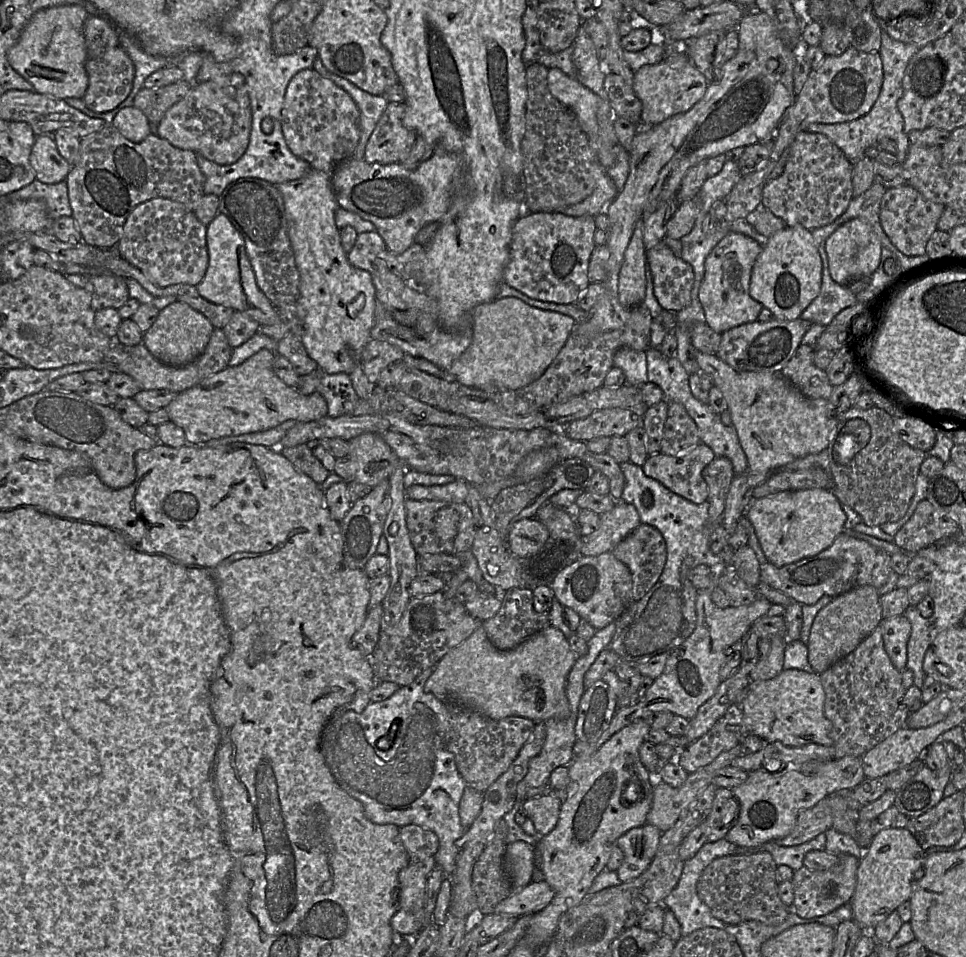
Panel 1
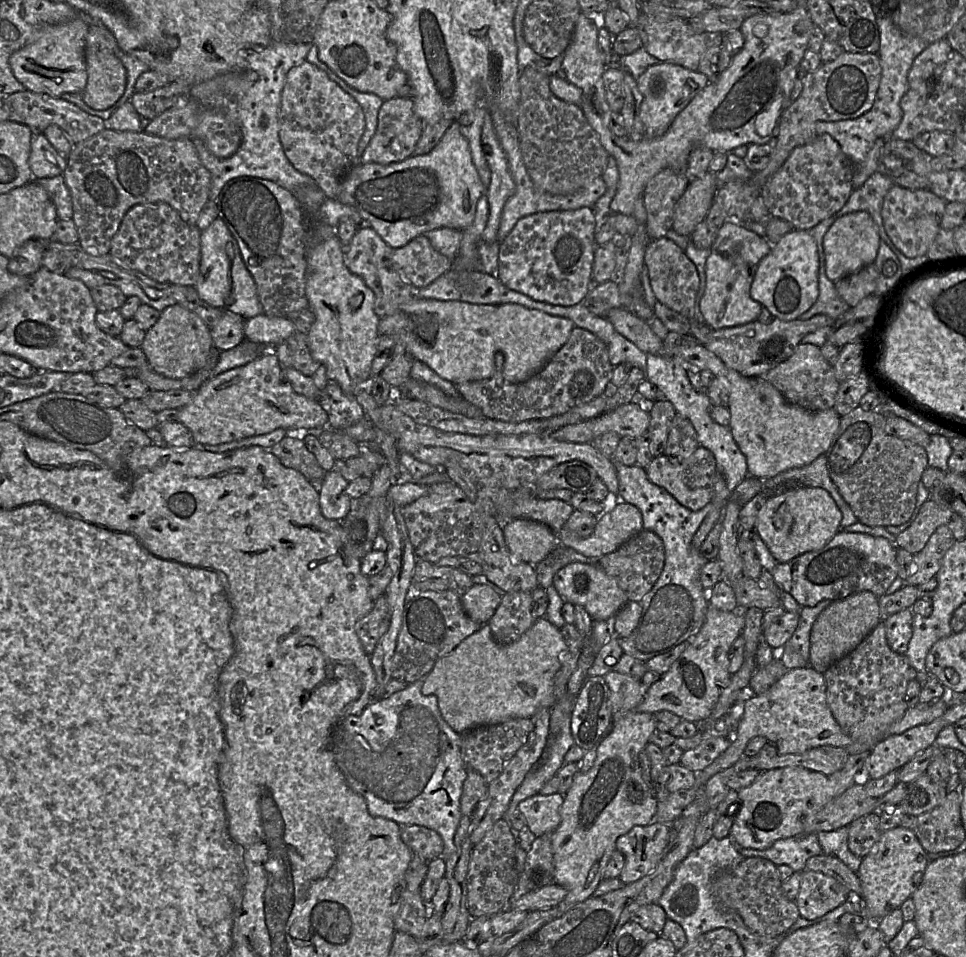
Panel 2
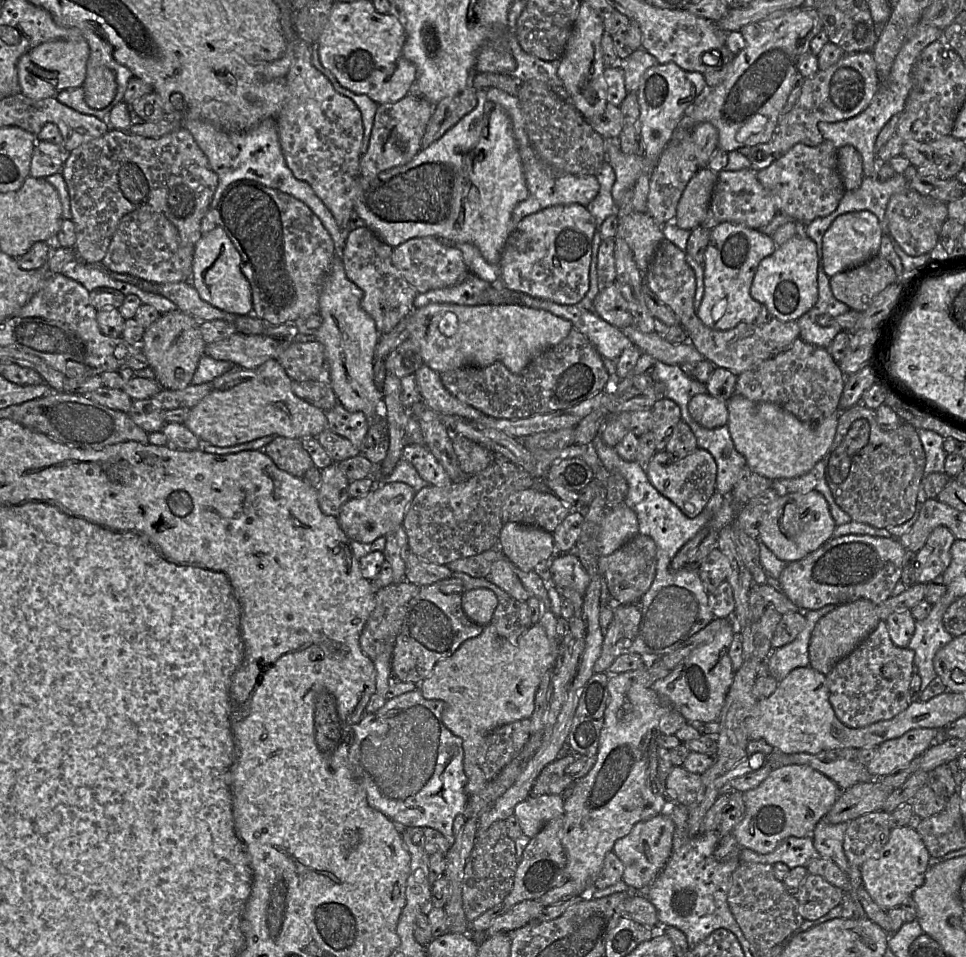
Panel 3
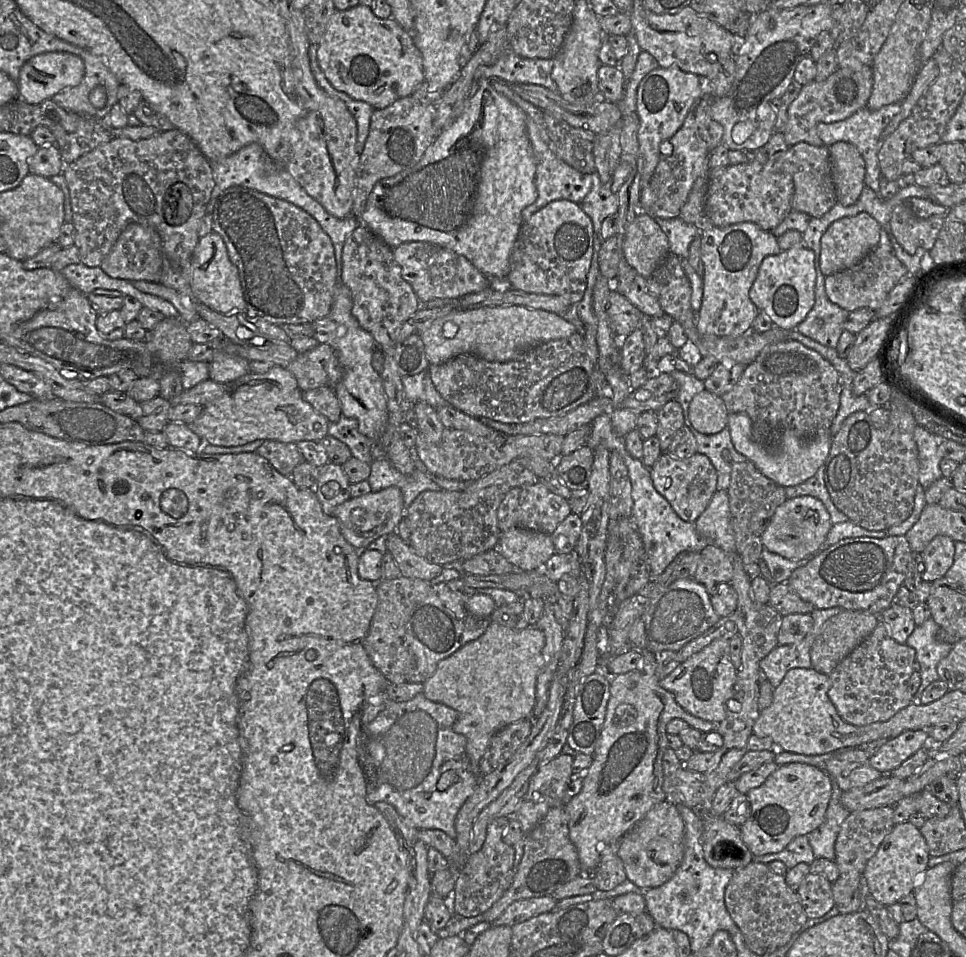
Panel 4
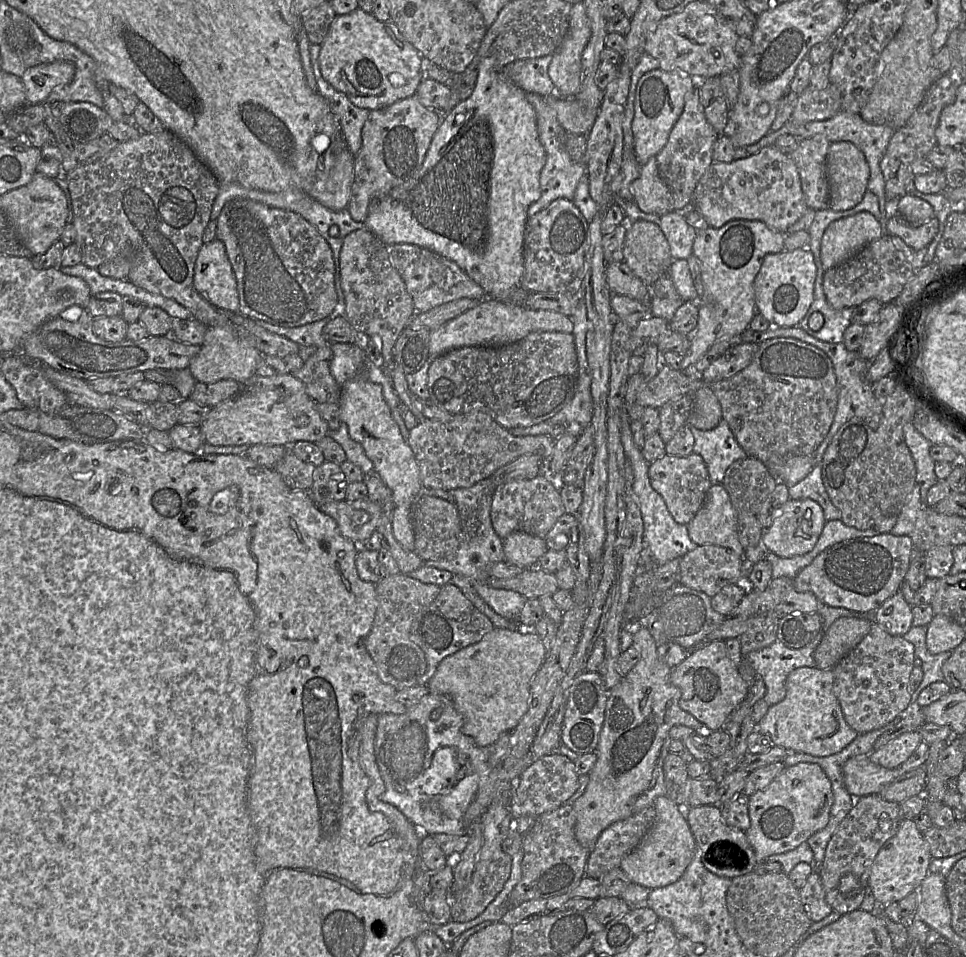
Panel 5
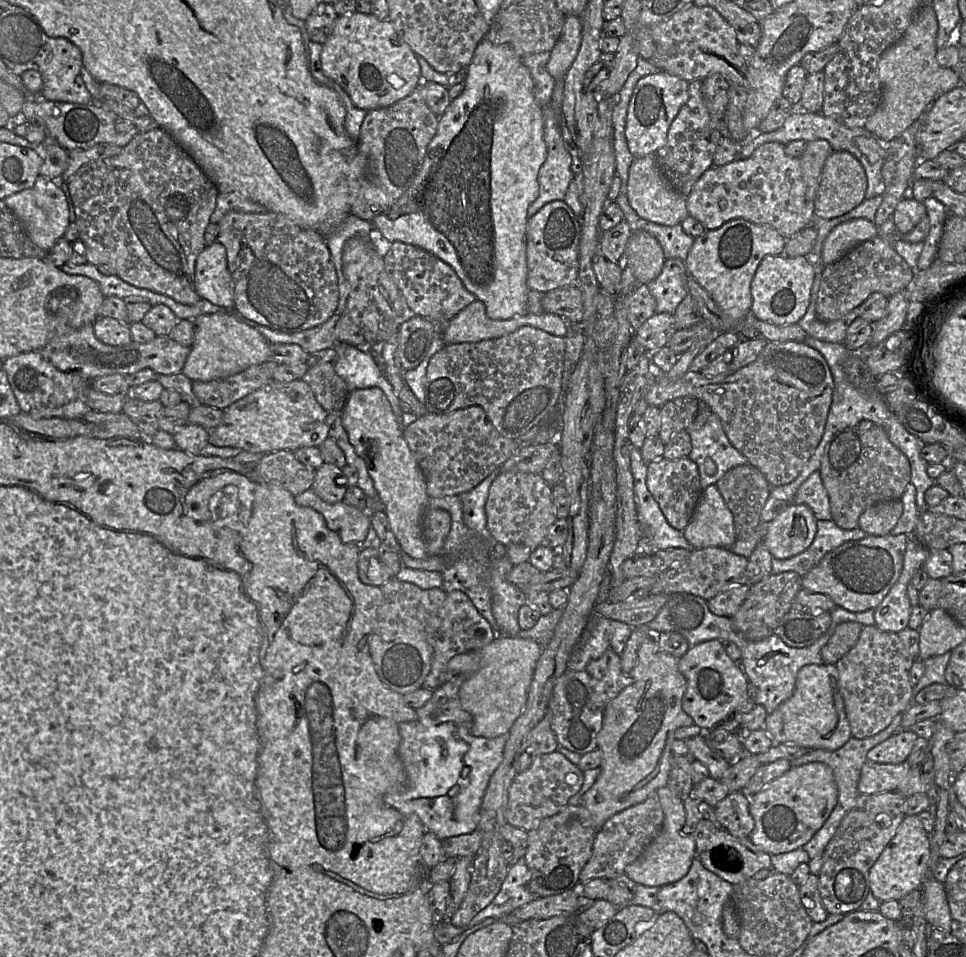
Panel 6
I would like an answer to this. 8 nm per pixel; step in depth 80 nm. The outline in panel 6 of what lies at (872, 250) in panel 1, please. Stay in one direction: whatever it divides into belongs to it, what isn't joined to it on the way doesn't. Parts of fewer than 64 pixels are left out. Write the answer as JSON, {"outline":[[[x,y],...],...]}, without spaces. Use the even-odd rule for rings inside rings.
{"outline":[[[865,218],[852,219],[831,230],[822,246],[822,261],[834,263],[859,244],[878,236],[878,228]]]}

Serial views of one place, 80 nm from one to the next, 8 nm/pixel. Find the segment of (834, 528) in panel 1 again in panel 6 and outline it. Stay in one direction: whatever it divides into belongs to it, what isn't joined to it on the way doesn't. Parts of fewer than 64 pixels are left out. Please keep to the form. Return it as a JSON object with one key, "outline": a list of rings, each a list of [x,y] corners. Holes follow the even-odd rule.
{"outline":[[[790,503],[765,525],[762,540],[773,558],[791,558],[812,544],[817,532],[817,521],[809,506]]]}

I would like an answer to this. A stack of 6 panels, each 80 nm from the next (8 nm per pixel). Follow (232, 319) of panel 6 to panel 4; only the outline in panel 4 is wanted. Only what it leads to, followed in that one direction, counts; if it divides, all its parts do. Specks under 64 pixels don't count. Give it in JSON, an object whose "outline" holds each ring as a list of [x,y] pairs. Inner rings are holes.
{"outline":[[[217,350],[208,364],[209,379],[224,384],[251,373],[246,359],[223,350]]]}

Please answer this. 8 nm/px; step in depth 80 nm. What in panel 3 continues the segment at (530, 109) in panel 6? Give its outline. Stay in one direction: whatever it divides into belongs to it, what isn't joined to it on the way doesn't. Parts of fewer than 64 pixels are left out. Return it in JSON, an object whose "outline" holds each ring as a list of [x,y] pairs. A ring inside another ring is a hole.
{"outline":[[[485,88],[477,90],[476,98],[477,98],[477,105],[471,112],[469,112],[468,114],[463,116],[454,126],[452,126],[448,131],[446,131],[438,140],[433,142],[428,147],[421,149],[420,152],[409,163],[407,163],[405,165],[391,168],[391,169],[386,170],[386,171],[383,171],[383,172],[379,173],[375,178],[373,178],[370,181],[361,180],[360,174],[359,174],[358,190],[357,190],[357,193],[355,195],[355,199],[354,199],[355,213],[364,221],[364,223],[366,224],[366,227],[368,229],[373,231],[384,243],[391,246],[393,249],[398,247],[402,243],[410,240],[410,239],[421,238],[421,237],[434,237],[434,238],[440,239],[442,241],[450,242],[452,244],[472,243],[473,245],[475,245],[479,249],[479,251],[481,252],[481,255],[488,263],[490,263],[490,264],[499,264],[500,263],[503,248],[505,246],[505,243],[506,243],[509,235],[511,234],[512,212],[518,203],[520,203],[521,201],[525,200],[528,197],[528,189],[527,189],[526,181],[525,181],[525,177],[524,177],[521,156],[519,153],[517,142],[516,142],[515,137],[513,135],[512,123],[511,123],[511,119],[510,119],[509,115],[507,114],[507,112],[505,111],[505,109],[503,107],[501,107],[500,105],[498,105],[498,104],[496,104],[496,103],[494,103],[486,98],[486,89]]]}

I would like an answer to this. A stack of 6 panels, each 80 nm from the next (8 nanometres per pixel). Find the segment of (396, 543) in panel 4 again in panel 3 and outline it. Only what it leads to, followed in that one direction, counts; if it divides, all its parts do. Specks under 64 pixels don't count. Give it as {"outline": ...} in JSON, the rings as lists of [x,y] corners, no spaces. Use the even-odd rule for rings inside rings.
{"outline":[[[411,551],[405,559],[405,579],[418,587],[437,583],[440,580],[452,577],[452,571],[447,565],[428,562]]]}

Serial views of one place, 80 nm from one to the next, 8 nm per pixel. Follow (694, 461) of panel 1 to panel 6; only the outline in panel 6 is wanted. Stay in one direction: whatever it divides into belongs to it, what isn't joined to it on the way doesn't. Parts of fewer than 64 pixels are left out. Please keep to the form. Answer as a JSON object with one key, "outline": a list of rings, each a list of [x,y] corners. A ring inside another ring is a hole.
{"outline":[[[688,456],[675,460],[665,457],[653,460],[647,466],[647,487],[668,523],[676,530],[684,531],[703,491],[697,464]]]}

